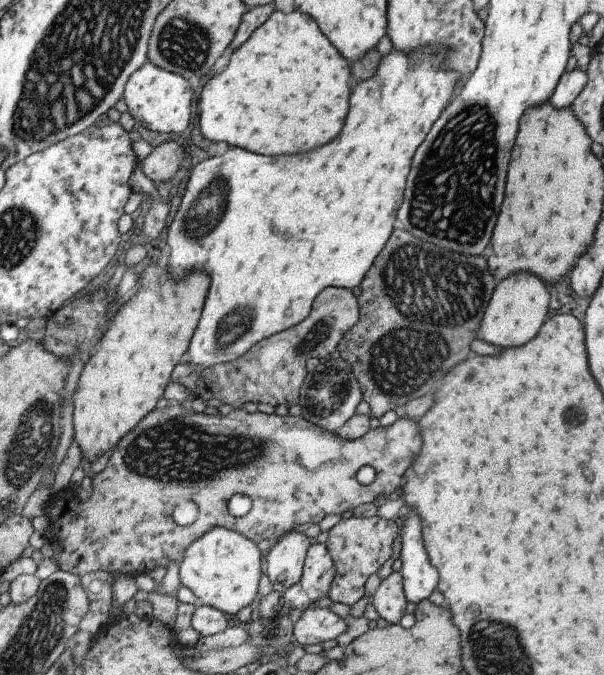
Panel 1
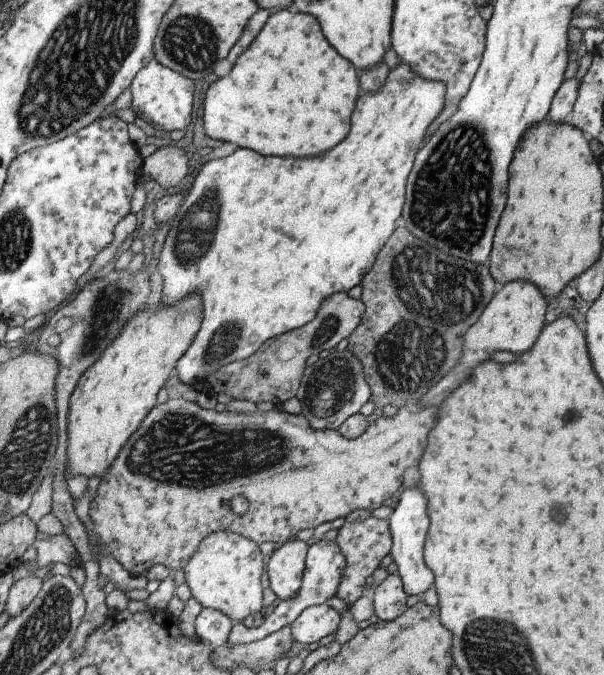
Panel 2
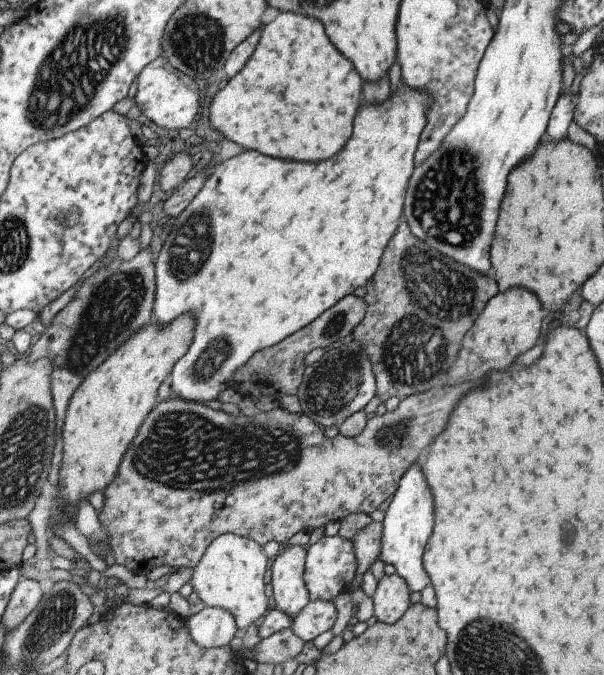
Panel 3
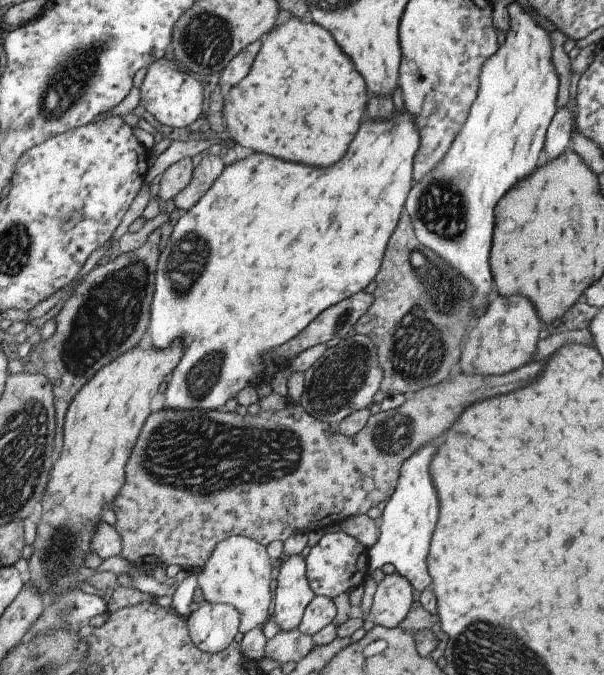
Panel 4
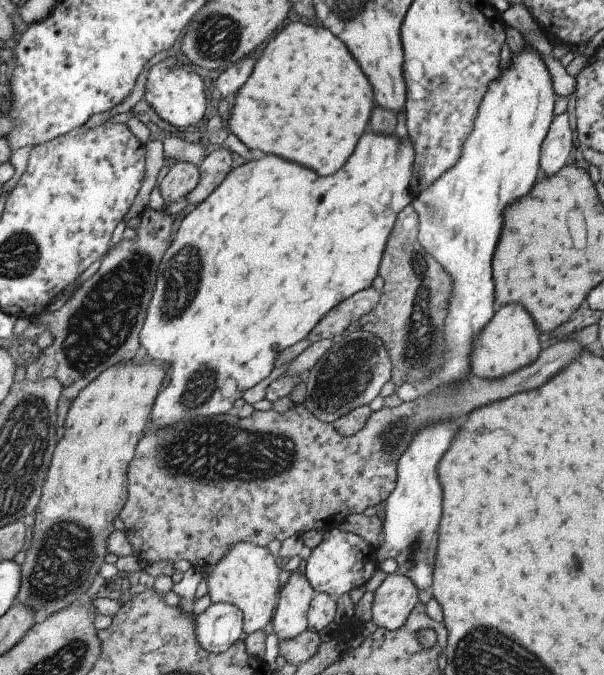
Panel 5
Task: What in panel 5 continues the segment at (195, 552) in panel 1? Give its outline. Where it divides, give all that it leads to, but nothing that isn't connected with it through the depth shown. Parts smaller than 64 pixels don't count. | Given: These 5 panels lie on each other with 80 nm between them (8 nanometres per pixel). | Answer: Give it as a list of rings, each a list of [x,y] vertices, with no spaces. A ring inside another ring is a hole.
[[[235,543],[228,547],[226,555],[217,564],[202,571],[205,579],[208,599],[211,603],[229,603],[242,612],[242,631],[251,634],[269,626],[272,614],[278,601],[279,574],[277,558],[272,556],[267,547],[253,543]]]

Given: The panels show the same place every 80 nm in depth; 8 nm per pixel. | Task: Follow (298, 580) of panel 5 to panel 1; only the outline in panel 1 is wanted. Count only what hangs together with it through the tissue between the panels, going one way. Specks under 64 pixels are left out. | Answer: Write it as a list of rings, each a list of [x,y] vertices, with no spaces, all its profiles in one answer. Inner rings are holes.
[[[301,528],[285,531],[266,553],[265,574],[272,586],[282,594],[300,579],[304,556],[309,546],[308,536]]]

